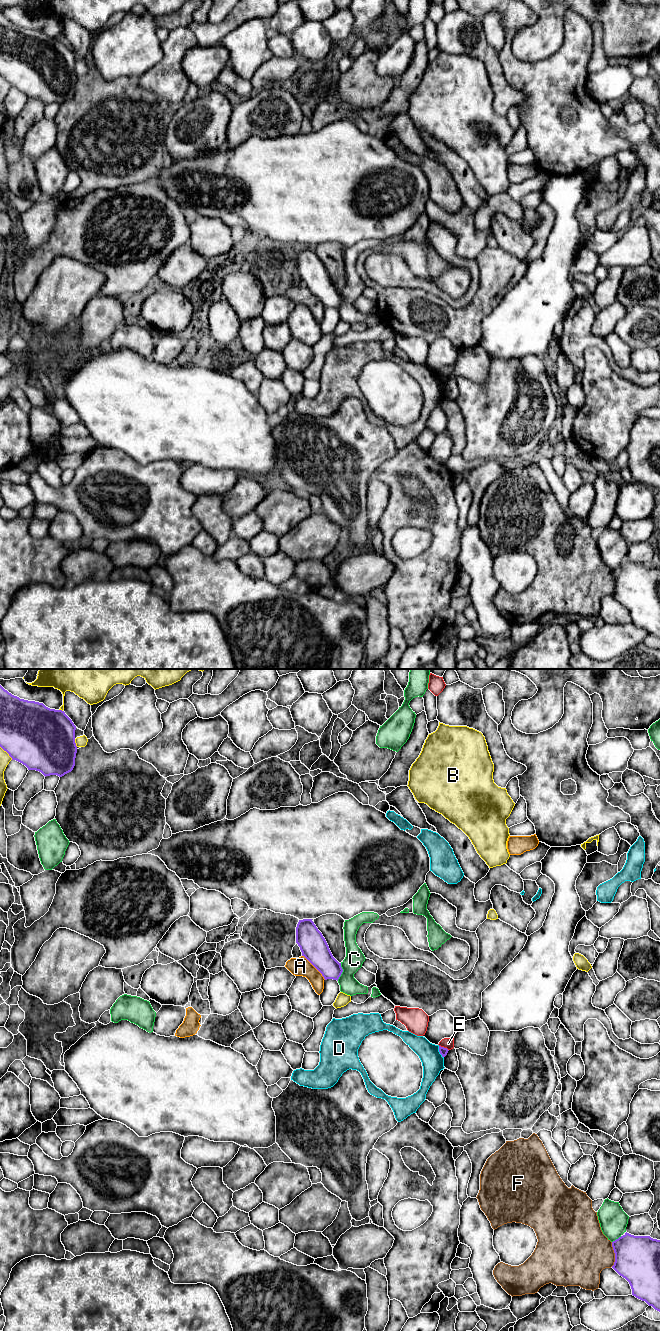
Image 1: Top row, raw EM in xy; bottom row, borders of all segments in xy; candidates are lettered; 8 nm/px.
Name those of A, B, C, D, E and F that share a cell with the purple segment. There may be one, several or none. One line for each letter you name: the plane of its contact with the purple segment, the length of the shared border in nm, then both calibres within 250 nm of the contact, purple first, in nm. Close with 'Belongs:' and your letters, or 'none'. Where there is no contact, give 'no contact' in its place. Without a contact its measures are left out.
Belongs: none

